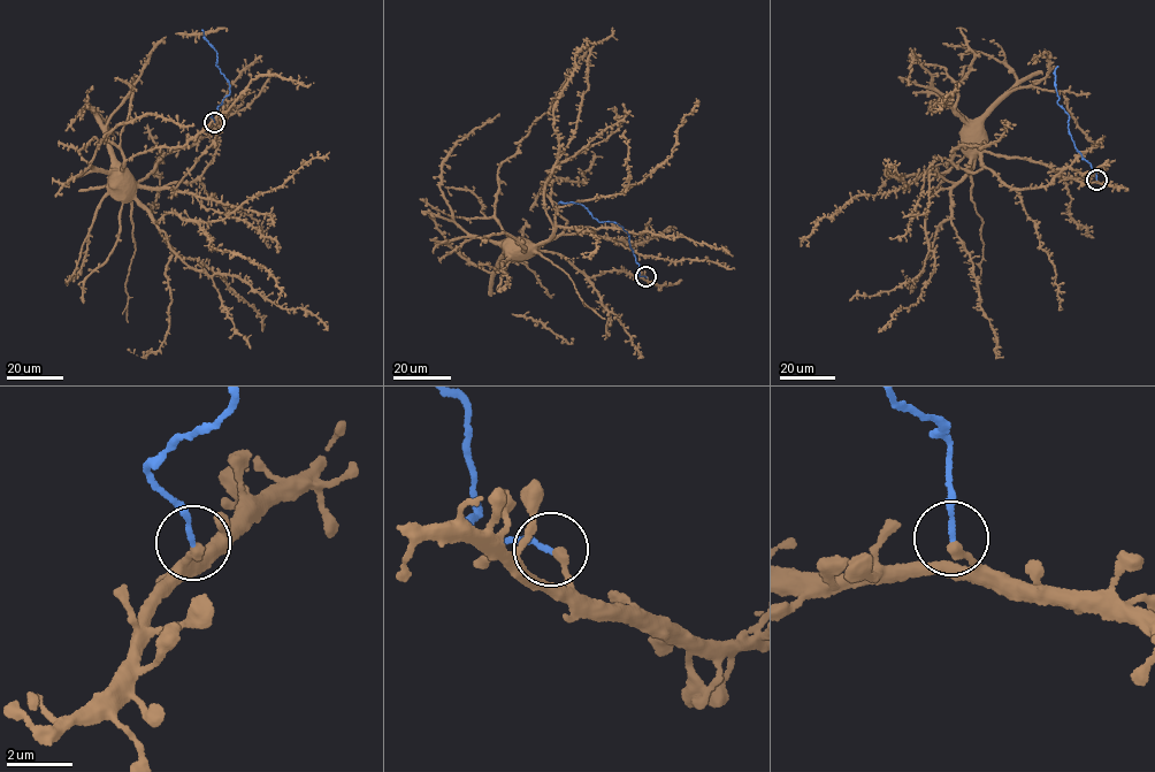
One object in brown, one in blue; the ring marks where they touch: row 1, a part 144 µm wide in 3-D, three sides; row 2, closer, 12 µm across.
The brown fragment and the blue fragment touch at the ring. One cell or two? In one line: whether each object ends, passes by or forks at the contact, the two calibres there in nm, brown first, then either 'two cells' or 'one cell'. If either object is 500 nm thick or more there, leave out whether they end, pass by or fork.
brown ends; blue ends; calibres 280 and 130 nm; two cells

